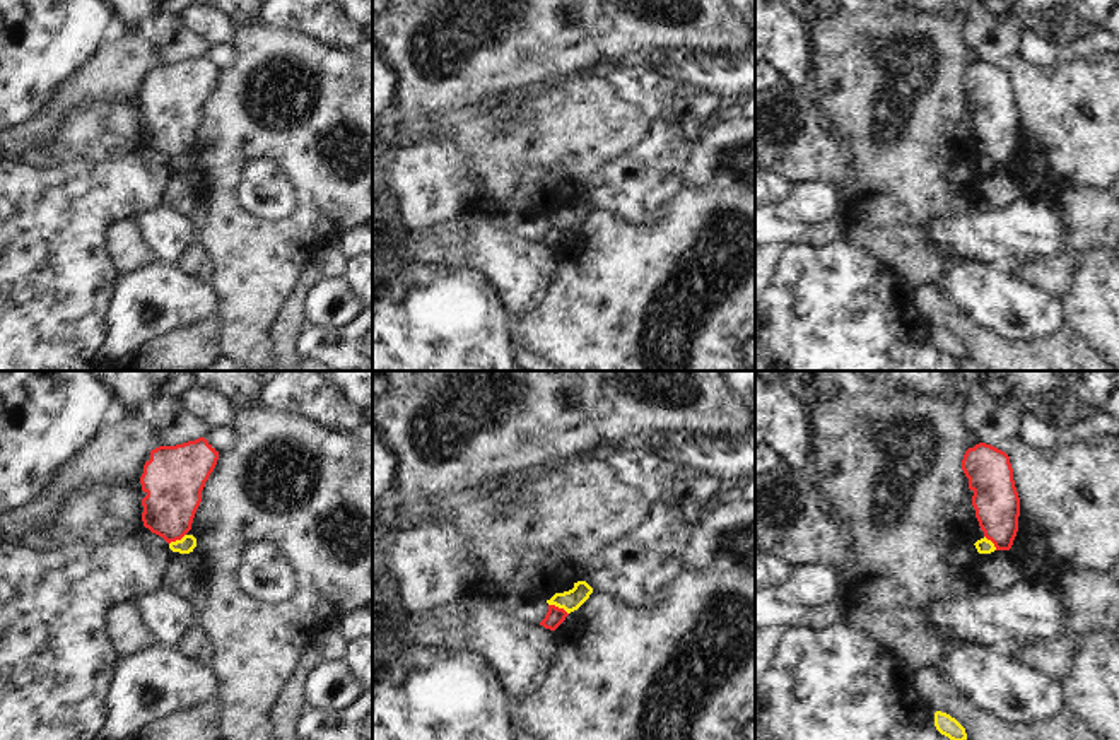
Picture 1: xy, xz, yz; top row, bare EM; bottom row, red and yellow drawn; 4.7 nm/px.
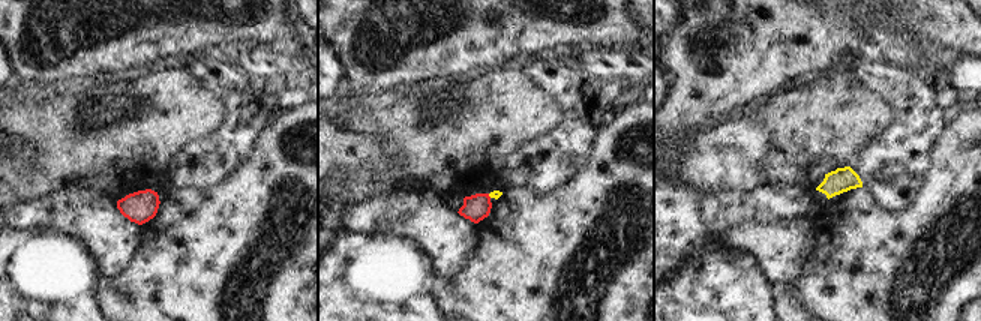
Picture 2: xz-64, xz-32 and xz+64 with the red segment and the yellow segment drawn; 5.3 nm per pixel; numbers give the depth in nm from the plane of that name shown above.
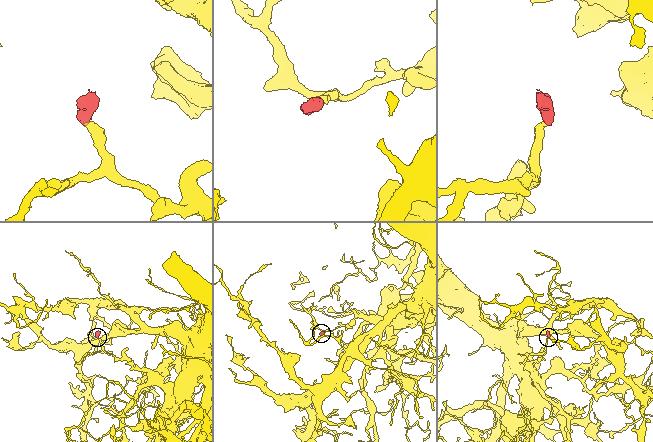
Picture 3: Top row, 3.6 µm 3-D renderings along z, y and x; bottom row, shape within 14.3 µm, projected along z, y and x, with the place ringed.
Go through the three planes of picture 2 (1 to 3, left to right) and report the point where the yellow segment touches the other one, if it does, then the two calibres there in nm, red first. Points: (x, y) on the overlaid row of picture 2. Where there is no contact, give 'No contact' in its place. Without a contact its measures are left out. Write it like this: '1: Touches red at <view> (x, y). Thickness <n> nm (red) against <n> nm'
1: No contact
2: Touches red at xz-32 (488, 195). Thickness 140 nm (red) against 50 nm
3: No contact

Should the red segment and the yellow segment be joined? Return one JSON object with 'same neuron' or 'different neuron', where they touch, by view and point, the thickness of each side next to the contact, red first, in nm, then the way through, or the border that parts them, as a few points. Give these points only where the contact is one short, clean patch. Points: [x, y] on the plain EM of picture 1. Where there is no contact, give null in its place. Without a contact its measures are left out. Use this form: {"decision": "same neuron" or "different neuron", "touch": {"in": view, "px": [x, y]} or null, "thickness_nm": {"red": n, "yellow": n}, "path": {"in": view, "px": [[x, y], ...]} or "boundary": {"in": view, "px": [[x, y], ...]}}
{"decision": "different neuron", "touch": {"in": "xz", "px": [559, 226]}, "thickness_nm": {"red": 90, "yellow": 100}, "boundary": {"in": "xz", "px": [[549, 221], [568, 231]]}}

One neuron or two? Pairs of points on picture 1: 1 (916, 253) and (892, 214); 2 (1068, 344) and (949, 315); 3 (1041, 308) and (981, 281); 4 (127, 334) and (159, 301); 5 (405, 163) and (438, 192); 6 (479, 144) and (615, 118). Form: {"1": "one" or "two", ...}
{"1": "two", "2": "one", "3": "one", "4": "one", "5": "one", "6": "one"}

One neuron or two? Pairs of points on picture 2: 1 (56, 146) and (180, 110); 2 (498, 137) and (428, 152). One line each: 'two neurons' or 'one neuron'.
1: one neuron
2: one neuron

